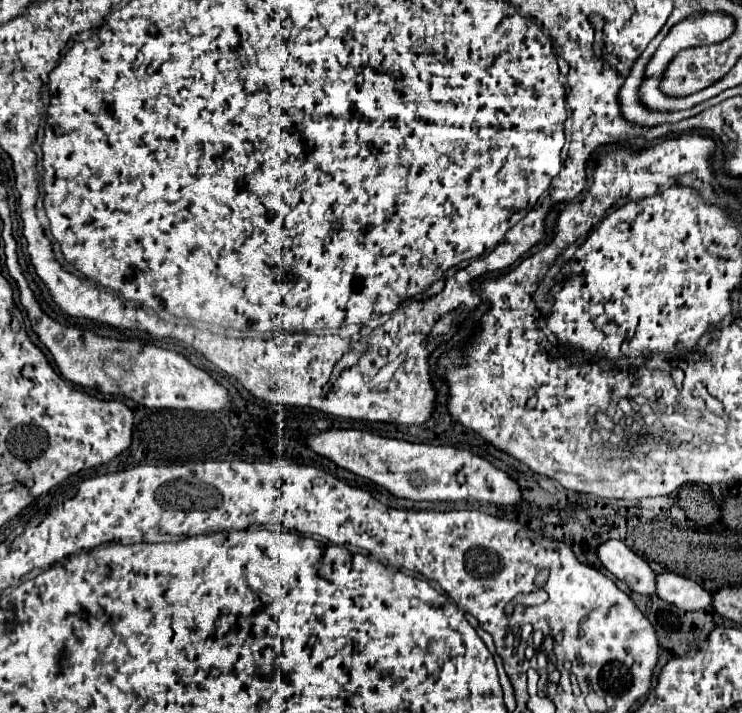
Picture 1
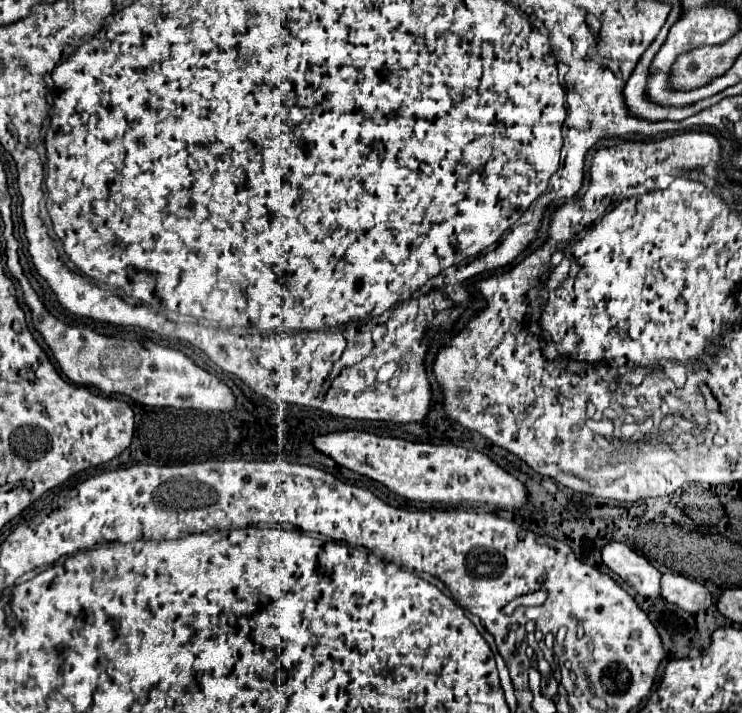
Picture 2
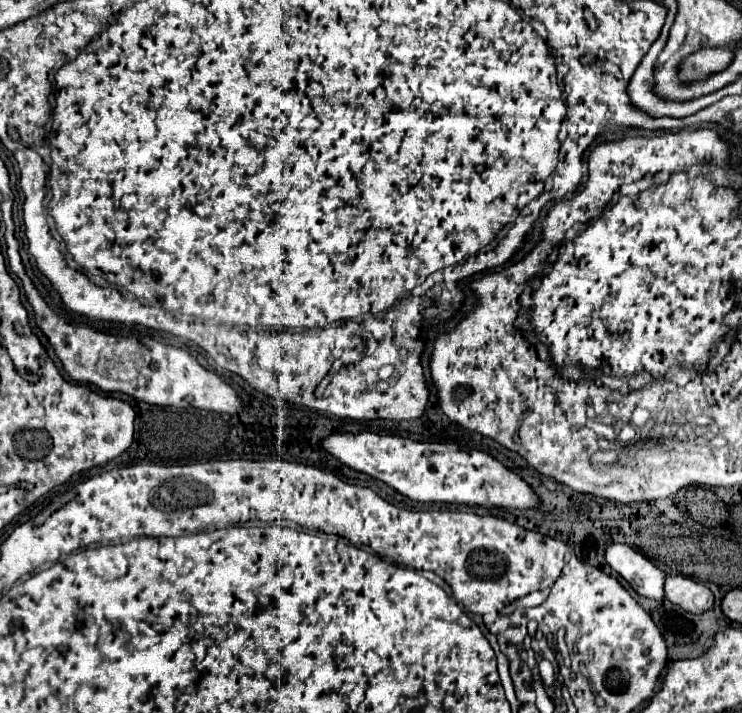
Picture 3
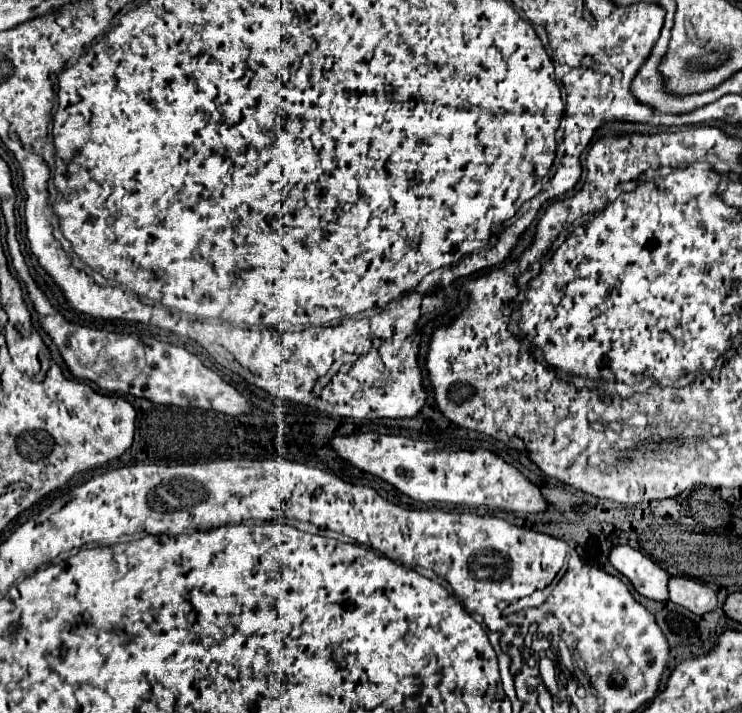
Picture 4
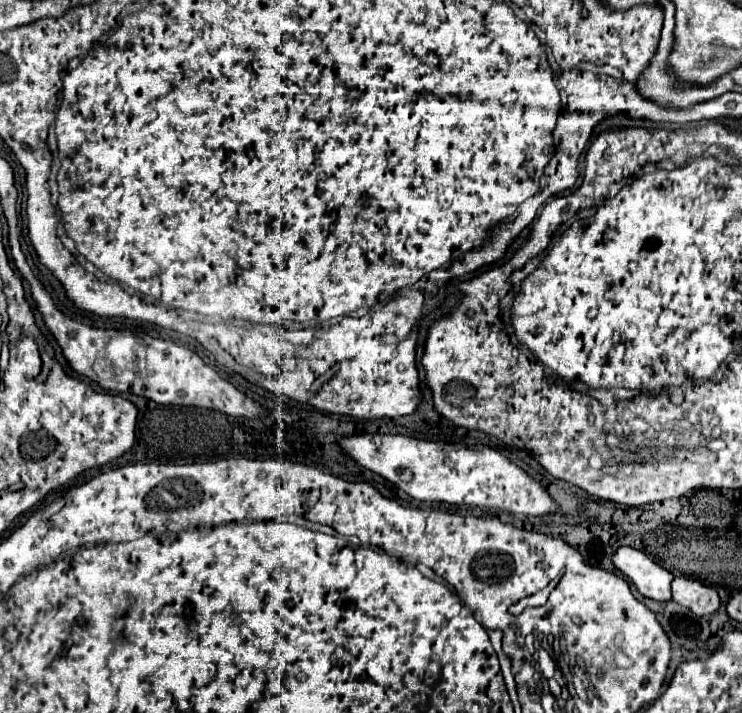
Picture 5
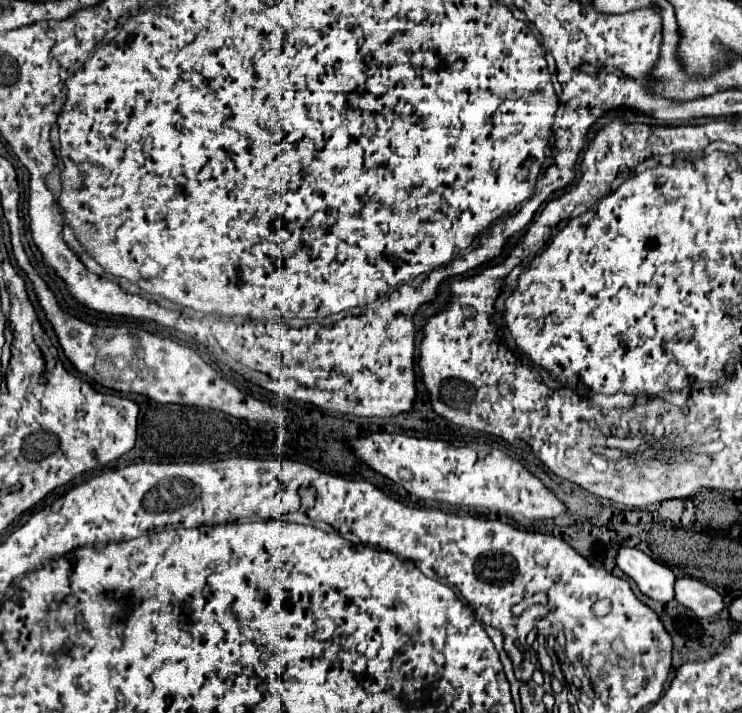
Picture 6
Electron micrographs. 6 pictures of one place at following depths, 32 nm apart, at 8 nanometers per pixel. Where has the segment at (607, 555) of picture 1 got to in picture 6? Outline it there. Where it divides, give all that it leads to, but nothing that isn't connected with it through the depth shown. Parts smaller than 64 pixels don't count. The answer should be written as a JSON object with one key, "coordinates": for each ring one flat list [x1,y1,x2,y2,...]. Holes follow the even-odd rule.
{"coordinates":[[620,548,616,556,616,566,630,576,638,590,658,602,670,602,674,600,674,580,670,568,654,562,648,554,644,554,638,548]]}

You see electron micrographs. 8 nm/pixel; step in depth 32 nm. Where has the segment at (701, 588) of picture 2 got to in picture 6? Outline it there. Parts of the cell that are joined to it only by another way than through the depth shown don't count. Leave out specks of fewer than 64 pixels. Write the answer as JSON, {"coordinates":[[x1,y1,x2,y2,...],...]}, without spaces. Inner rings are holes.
{"coordinates":[[690,576,676,578,674,598,678,604,690,608,698,618,716,616,724,608,722,596,712,586]]}

